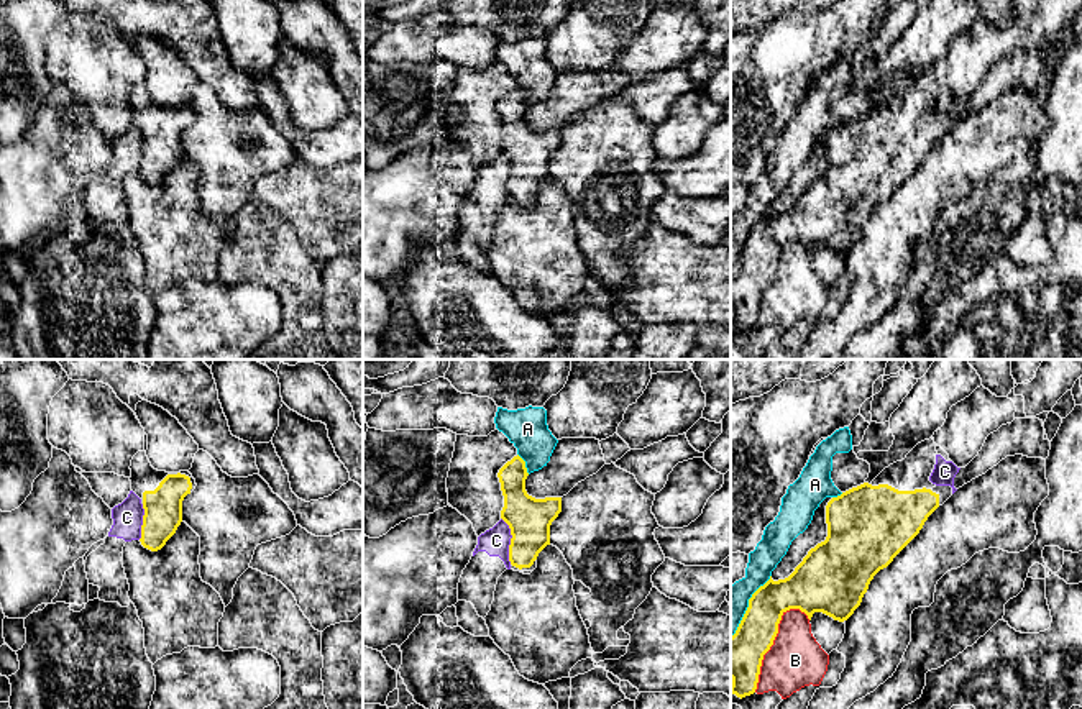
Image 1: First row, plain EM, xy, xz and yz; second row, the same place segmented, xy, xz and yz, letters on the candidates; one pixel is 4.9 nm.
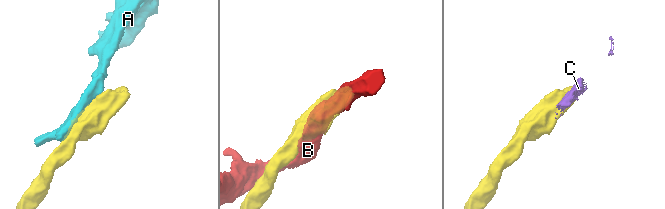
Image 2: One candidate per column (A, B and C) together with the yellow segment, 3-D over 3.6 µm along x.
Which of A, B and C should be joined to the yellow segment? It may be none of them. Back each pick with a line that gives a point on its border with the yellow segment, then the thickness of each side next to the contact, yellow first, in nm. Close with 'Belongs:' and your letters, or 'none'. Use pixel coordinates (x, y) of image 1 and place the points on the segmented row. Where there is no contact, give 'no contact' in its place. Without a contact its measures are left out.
C: contact xz (511, 540); calibres 220 and 140 nm
Belongs: C

